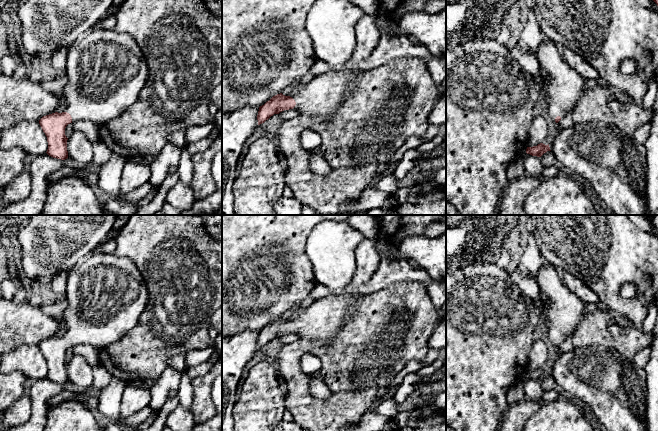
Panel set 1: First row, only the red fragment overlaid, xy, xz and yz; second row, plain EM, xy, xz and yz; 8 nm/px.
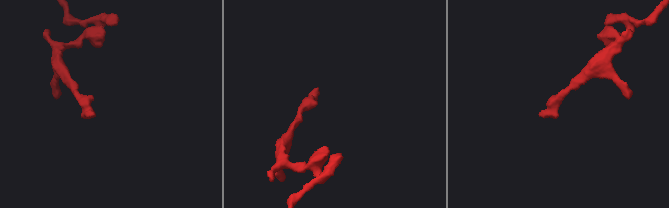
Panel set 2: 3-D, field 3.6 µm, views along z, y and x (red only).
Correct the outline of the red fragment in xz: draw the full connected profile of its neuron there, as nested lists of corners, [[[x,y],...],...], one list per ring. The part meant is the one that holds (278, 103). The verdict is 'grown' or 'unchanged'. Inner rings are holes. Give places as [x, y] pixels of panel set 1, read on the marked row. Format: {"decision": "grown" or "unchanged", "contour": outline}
{"decision": "grown", "contour": [[[365,14],[357,23],[355,33],[356,46],[346,63],[315,76],[309,83],[297,88],[297,93],[292,97],[282,93],[273,96],[259,107],[258,125],[274,114],[289,109],[298,110],[300,115],[314,116],[324,122],[330,121],[346,91],[363,72],[358,65],[371,56],[381,37],[375,17],[369,14]]]}

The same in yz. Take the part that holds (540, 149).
{"decision": "unchanged", "contour": [[[540,143],[537,146],[533,146],[533,147],[527,147],[526,149],[527,154],[530,154],[532,156],[537,156],[537,157],[541,157],[547,151],[551,151],[549,144],[545,145],[543,143]]]}

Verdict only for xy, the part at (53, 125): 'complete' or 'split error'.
split error

